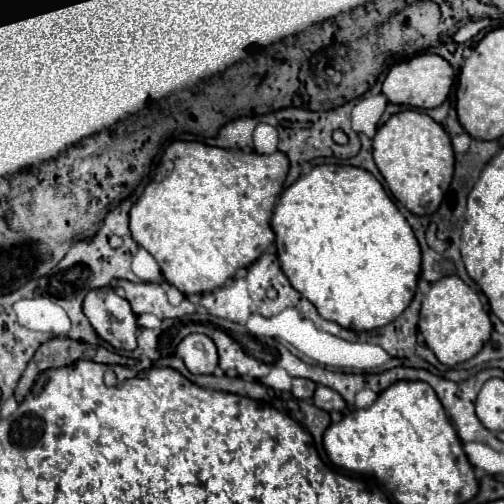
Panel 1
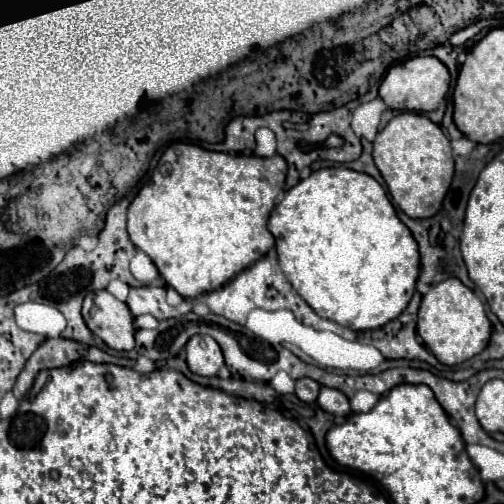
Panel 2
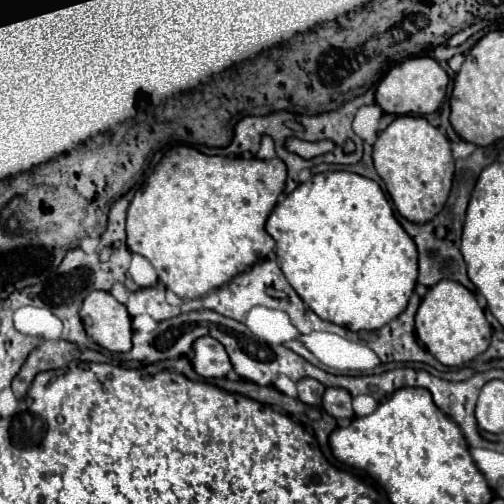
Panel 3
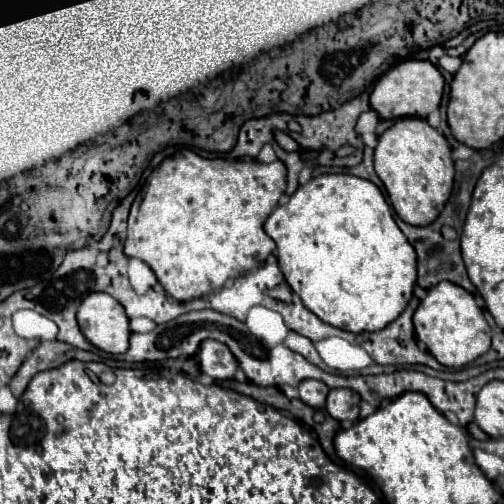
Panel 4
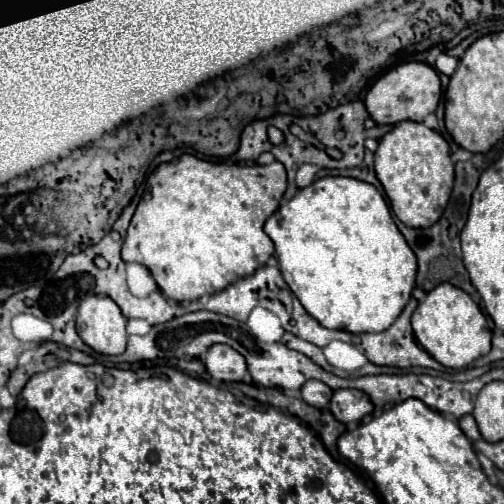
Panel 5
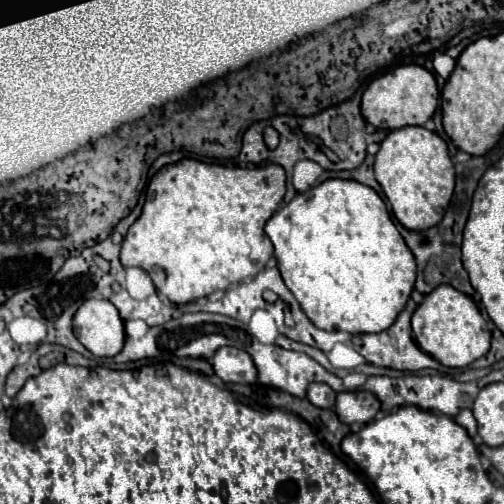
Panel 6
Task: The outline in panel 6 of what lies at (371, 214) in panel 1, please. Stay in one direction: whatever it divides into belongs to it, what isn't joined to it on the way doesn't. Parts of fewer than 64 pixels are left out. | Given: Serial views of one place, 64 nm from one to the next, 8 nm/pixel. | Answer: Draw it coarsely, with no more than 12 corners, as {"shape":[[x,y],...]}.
{"shape":[[326,180],[266,234],[320,330],[370,334],[416,262],[386,204]]}

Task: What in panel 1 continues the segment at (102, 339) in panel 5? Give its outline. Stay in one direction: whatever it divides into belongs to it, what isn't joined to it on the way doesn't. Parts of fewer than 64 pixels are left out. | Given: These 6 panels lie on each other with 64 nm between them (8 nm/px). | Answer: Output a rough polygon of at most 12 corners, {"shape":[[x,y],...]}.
{"shape":[[112,288],[90,290],[84,314],[116,350],[136,348],[136,316]]}

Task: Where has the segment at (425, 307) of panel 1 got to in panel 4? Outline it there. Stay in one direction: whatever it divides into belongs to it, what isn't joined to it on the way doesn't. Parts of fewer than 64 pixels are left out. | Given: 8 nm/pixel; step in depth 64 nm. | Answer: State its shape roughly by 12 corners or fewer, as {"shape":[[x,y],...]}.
{"shape":[[438,284],[414,330],[448,368],[490,350],[490,326],[472,294]]}

